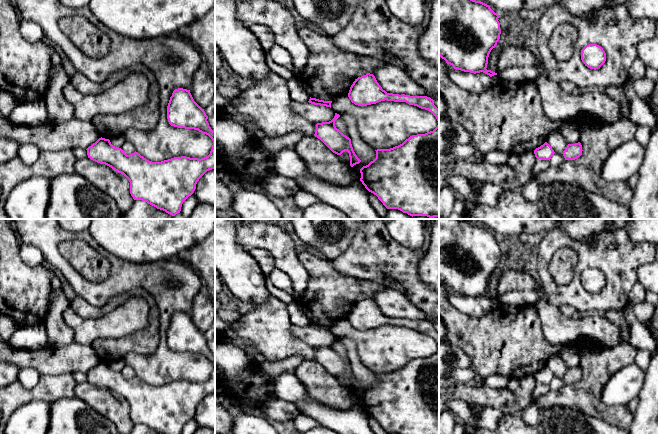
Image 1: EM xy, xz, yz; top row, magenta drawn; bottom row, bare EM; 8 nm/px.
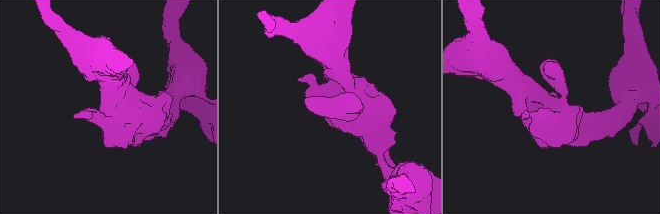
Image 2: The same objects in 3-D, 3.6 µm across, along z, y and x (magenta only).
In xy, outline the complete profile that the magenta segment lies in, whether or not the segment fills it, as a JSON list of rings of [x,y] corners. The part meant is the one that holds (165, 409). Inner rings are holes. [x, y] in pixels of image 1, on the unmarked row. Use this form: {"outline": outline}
{"outline": [[[178,312],[173,315],[167,330],[167,343],[171,350],[194,353],[208,359],[213,365],[210,378],[201,383],[181,380],[152,386],[136,375],[127,379],[121,372],[113,370],[109,363],[102,361],[86,374],[88,382],[111,391],[129,404],[130,418],[134,424],[145,425],[160,434],[181,434],[183,426],[194,417],[199,403],[215,392],[215,355],[209,350],[204,333],[194,325],[187,313]]]}

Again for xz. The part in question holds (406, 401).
{"outline": [[[370,297],[355,303],[348,321],[358,330],[367,330],[385,324],[406,326],[428,334],[436,341],[438,349],[433,355],[412,359],[402,368],[390,373],[375,374],[376,382],[360,393],[360,405],[387,433],[439,434],[439,333],[434,329],[434,324],[427,320],[387,317]]]}

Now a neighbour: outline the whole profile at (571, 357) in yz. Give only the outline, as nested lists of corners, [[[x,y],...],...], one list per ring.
[[[564,346],[559,350],[557,356],[560,357],[565,362],[567,368],[575,368],[580,366],[580,354],[574,348]]]

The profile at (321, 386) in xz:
[[[304,360],[293,372],[305,386],[311,400],[339,410],[349,409],[356,404],[352,391],[343,387],[317,361]]]

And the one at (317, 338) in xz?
[[[309,326],[307,327],[292,327],[292,334],[295,338],[305,341],[313,347],[322,347],[331,345],[335,336],[330,331],[314,329]]]

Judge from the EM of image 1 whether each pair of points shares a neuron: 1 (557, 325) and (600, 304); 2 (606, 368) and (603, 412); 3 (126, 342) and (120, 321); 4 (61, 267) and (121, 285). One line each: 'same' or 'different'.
1: different
2: same
3: different
4: same

